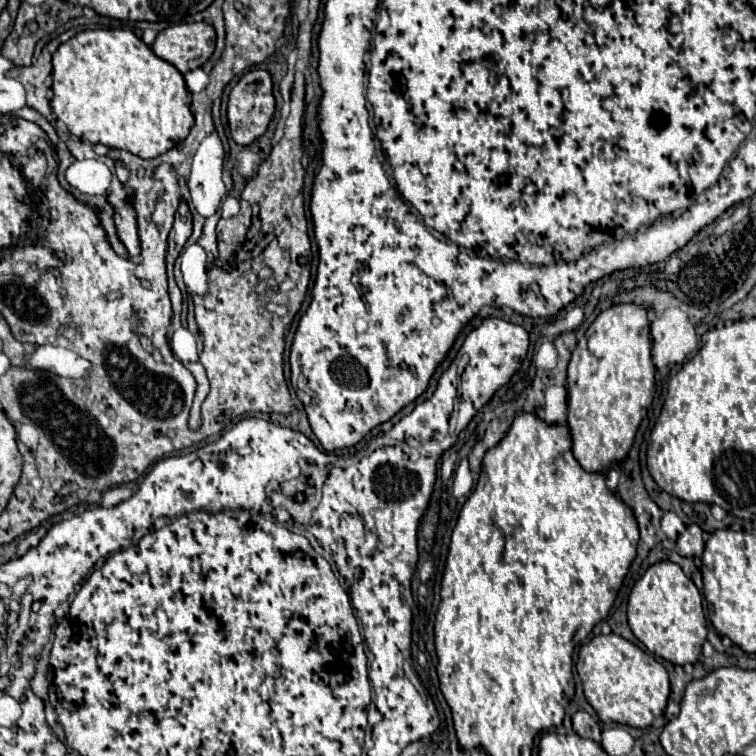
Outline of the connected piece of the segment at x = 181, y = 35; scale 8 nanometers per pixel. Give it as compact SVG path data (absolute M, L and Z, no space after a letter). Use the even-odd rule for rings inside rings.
M205 22L175 24L159 32L153 52L173 64L181 74L201 68L215 50L215 30Z

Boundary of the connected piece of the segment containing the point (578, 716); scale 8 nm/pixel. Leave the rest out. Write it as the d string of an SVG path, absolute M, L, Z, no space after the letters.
M583 710L573 714L573 730L583 738L591 738L595 742L601 740L601 724Z

